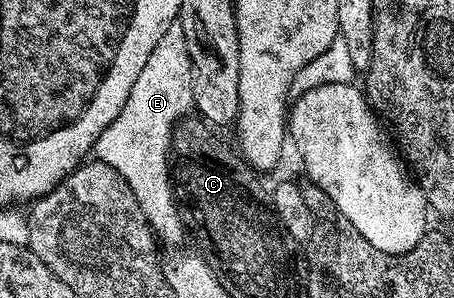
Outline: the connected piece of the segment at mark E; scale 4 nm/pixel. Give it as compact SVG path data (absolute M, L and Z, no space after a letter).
M177 21L154 45L146 66L138 73L138 81L134 81L134 89L130 89L130 97L126 97L126 105L122 105L122 113L106 125L94 148L95 158L111 167L132 190L155 236L168 243L182 242L186 232L172 193L172 131L179 119L192 110L192 62L186 49L186 33L182 33L182 25Z

